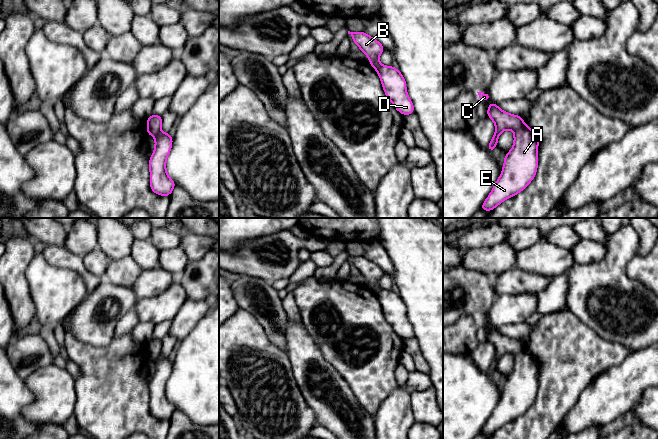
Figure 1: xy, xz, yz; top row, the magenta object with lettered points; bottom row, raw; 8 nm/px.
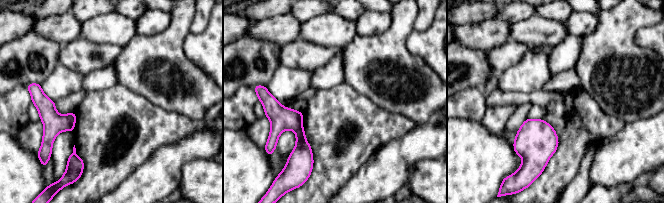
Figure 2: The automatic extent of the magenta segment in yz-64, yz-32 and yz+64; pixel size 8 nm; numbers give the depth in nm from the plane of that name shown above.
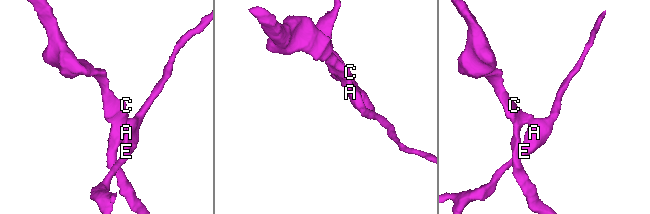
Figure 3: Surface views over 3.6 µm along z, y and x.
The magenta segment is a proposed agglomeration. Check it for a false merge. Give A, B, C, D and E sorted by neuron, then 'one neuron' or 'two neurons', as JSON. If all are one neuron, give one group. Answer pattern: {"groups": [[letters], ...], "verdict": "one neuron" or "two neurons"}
{"groups": [["A", "D", "E"], ["B", "C"]], "verdict": "two neurons"}

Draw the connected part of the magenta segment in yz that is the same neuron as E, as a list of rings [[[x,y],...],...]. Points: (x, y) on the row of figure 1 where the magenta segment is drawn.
[[[526,124],[514,133],[513,148],[505,155],[502,173],[481,210],[492,211],[504,200],[524,190],[538,167],[538,136]]]

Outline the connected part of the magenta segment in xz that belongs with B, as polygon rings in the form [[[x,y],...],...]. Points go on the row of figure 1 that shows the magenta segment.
[[[350,32],[348,34],[351,35],[354,43],[359,46],[360,50],[365,53],[370,61],[370,65],[377,70],[382,65],[379,62],[378,58],[380,54],[385,50],[382,44],[367,35],[365,32]]]

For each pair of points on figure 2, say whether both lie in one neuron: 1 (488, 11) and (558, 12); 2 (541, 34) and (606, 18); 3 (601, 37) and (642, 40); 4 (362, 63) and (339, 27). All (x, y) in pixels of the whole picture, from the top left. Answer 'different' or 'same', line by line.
1: same
2: different
3: different
4: different

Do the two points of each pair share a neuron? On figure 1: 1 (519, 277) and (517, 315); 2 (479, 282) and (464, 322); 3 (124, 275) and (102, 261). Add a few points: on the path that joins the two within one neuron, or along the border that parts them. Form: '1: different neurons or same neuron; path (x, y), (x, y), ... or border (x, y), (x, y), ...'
1: different neurons; border (537, 293), (501, 294), (495, 299)
2: different neurons; border (476, 315), (461, 315), (453, 323)
3: same neuron; path (119, 272), (111, 270), (107, 266)

